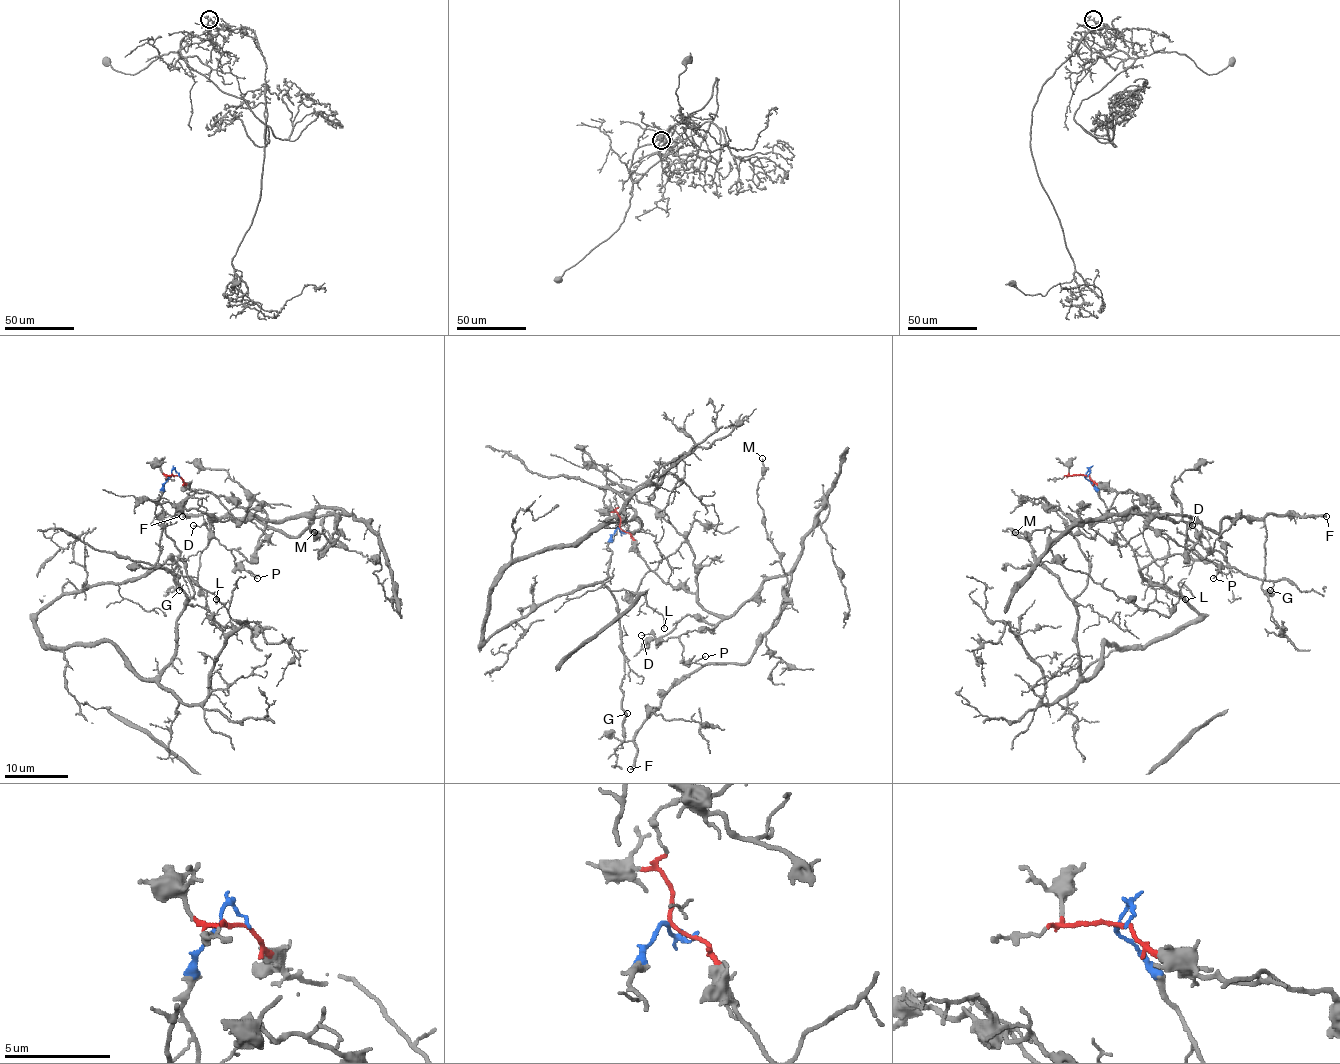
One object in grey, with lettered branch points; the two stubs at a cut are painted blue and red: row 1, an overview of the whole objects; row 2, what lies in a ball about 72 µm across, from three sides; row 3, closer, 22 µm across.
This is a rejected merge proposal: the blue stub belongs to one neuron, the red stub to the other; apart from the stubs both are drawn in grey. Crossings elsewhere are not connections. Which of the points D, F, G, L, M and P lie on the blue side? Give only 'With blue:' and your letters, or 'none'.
With blue: G, L

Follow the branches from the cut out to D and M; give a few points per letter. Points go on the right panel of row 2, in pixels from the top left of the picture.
D: (1085, 475), (1120, 493), (1138, 494), (1154, 514), (1186, 525), (1187, 560), (1197, 542), (1192, 525)
M: (1085, 475), (1173, 520), (1132, 509), (1146, 517), (1144, 530), (1122, 546), (1098, 534), (1015, 531)

